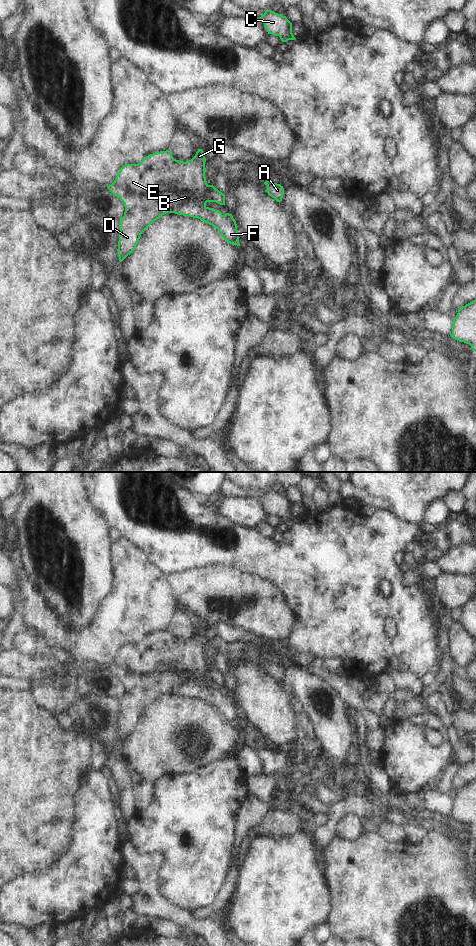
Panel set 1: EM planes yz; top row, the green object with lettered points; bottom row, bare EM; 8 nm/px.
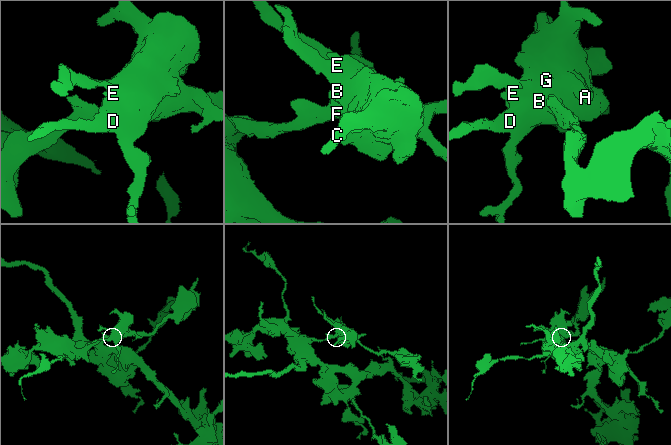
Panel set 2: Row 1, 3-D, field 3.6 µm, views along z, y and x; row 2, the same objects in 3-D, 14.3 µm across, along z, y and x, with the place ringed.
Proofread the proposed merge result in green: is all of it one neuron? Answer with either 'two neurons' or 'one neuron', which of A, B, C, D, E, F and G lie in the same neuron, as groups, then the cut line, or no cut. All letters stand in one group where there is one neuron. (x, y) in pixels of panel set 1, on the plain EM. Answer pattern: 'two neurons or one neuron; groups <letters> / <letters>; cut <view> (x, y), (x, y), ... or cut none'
one neuron; groups A B C D E F G; cut none

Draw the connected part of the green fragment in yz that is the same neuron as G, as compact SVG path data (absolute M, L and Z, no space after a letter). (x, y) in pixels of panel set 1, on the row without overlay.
M198 629L195 636L186 642L174 639L171 632L166 630L150 634L140 643L126 644L120 649L114 662L107 666L125 687L124 696L120 699L118 721L120 742L133 733L141 714L166 693L198 698L217 708L226 722L240 726L238 706L233 696L229 693L223 695L219 690L206 686L207 682L225 685L225 675L207 664L205 642L202 629Z

